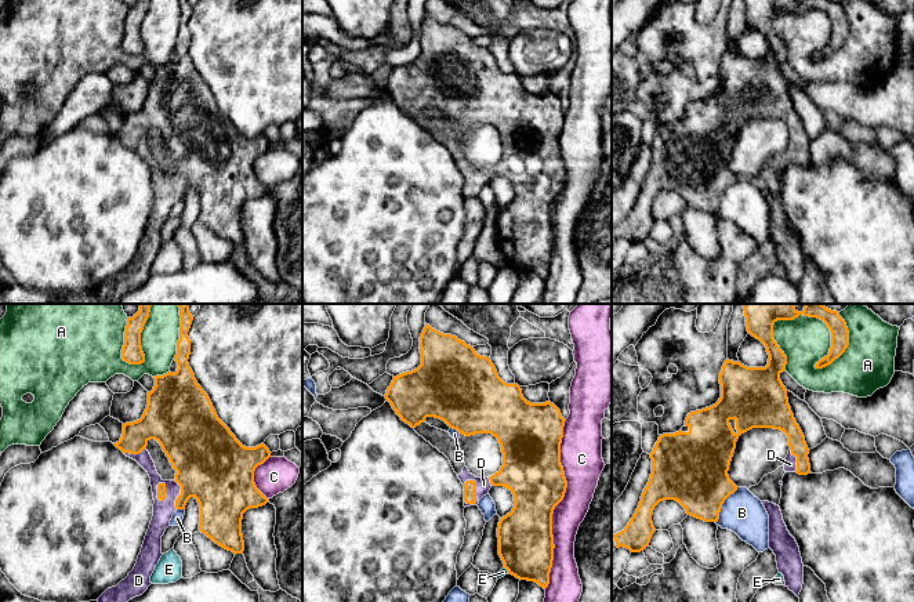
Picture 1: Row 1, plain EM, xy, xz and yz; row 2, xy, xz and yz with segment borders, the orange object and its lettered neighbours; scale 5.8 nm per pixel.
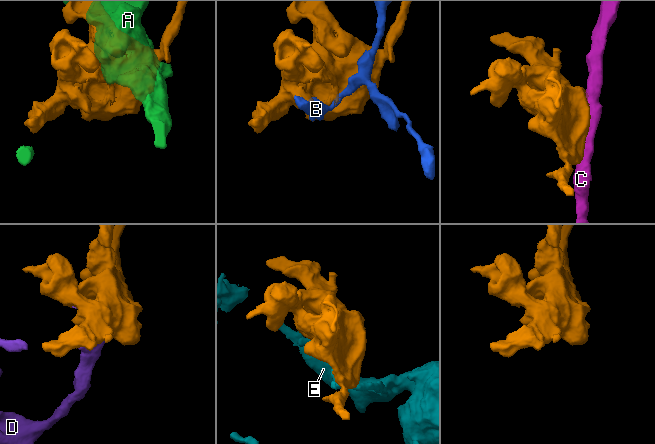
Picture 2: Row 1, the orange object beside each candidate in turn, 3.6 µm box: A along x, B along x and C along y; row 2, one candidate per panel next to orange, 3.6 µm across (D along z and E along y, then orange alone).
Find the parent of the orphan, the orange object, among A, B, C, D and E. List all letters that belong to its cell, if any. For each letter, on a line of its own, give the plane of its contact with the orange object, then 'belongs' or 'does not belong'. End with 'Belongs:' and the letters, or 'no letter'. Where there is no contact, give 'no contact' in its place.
A: meets orange in yz; does not belong
B: meets orange in yz; does not belong
C: meets orange in xz; does not belong
D: meets orange in xz; belongs
E: meets orange in xz; does not belong
Belongs: D

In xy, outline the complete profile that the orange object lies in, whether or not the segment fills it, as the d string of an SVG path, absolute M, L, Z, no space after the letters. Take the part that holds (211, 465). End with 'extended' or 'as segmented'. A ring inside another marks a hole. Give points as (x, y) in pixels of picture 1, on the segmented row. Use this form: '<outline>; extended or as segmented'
M178 304L178 307L181 316L175 355L178 369L175 373L168 371L153 377L155 387L148 392L148 405L142 417L137 421L123 424L121 438L113 443L148 472L155 500L153 516L134 569L116 587L108 588L98 598L98 602L128 602L148 590L152 584L150 576L163 555L162 536L170 526L175 511L185 509L191 497L195 497L200 507L199 530L235 555L244 551L242 534L243 514L269 501L257 489L254 471L271 457L271 452L264 443L255 447L243 446L218 418L208 395L197 384L188 363L191 355L188 331L193 320L189 304ZM150 439L160 443L173 468L177 471L174 480L163 480L157 474L155 463L146 450Z; extended

